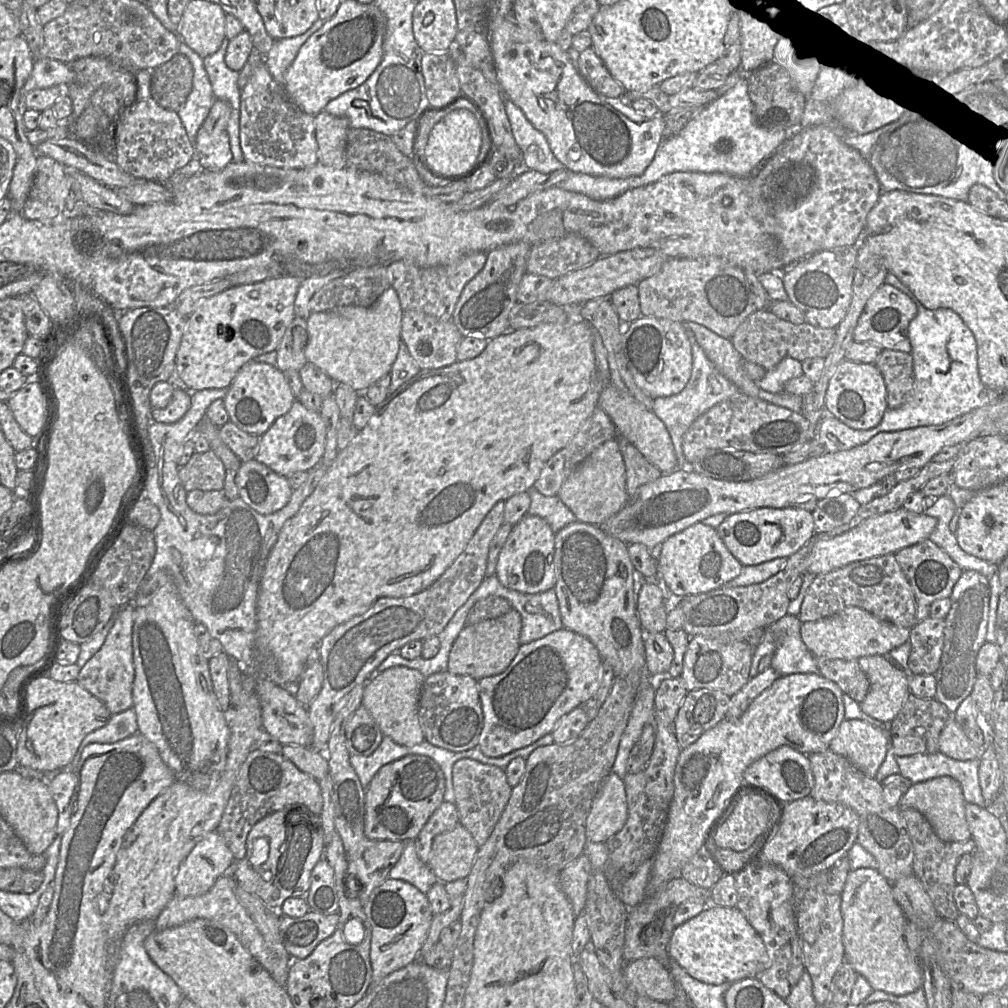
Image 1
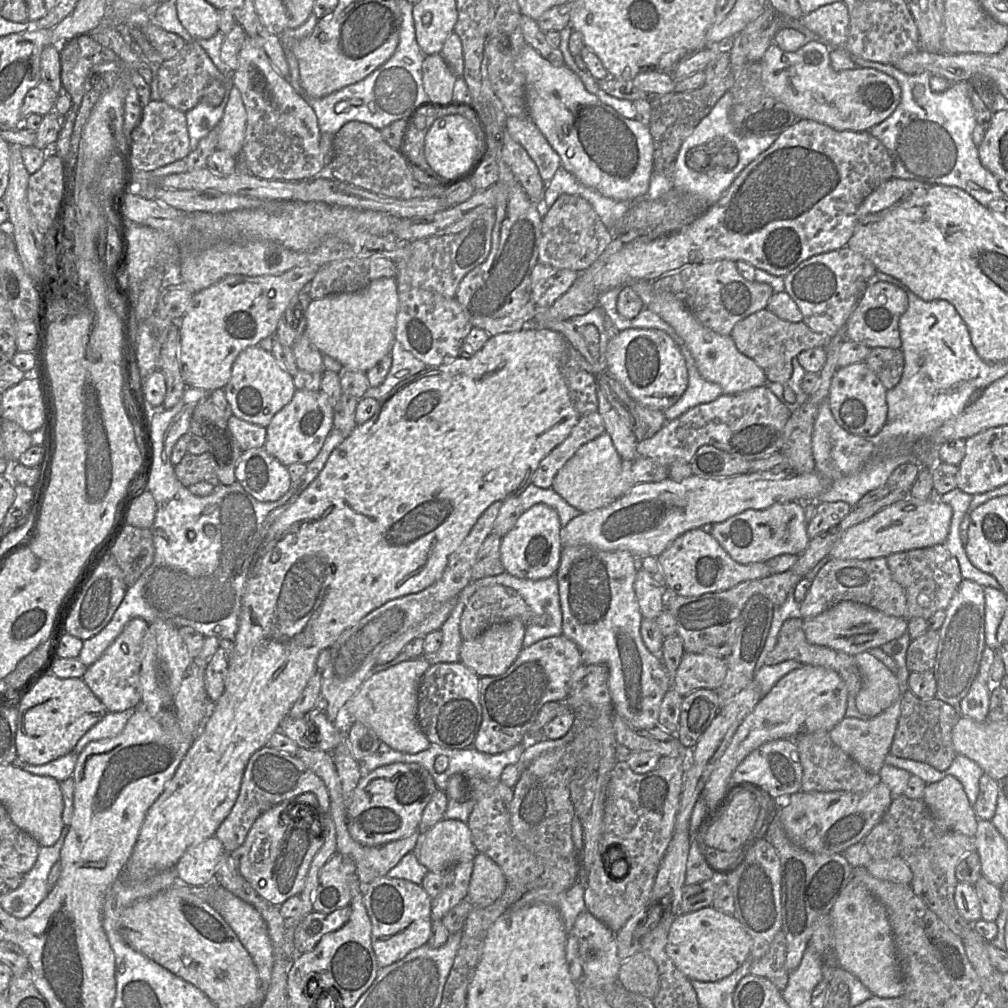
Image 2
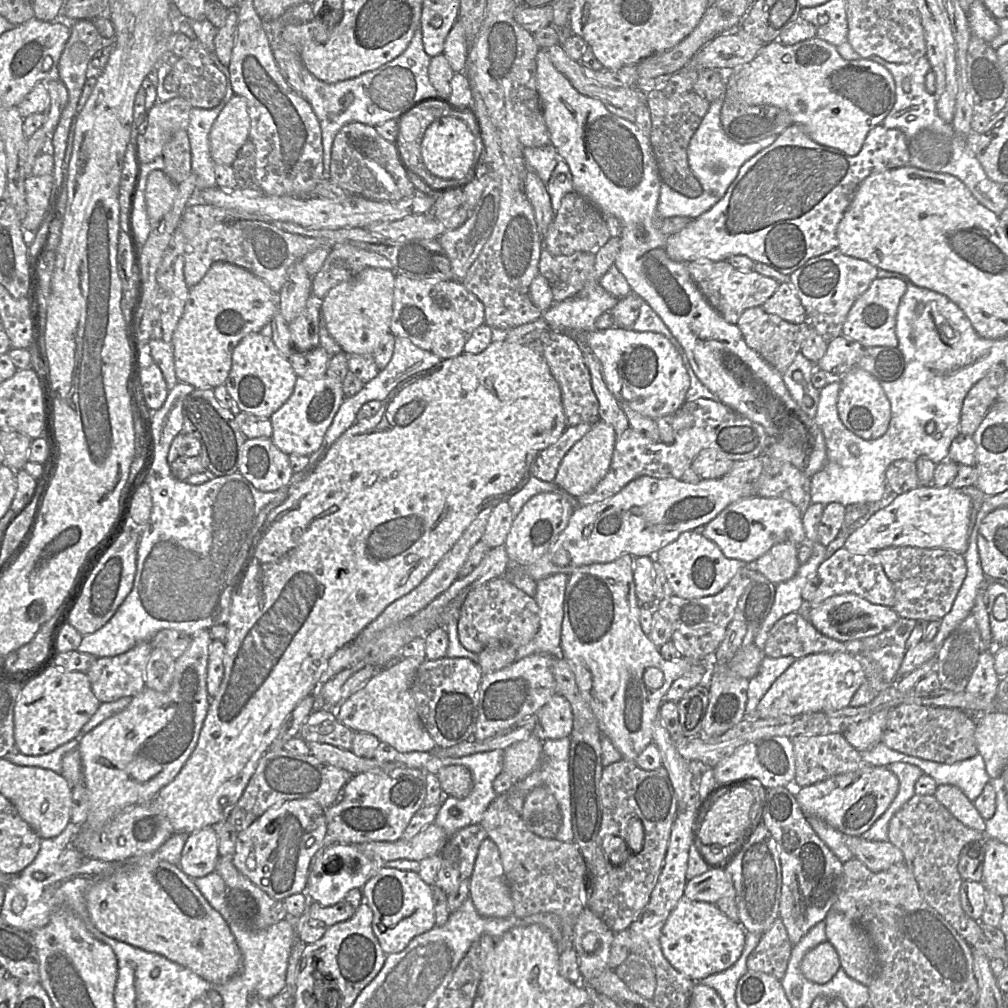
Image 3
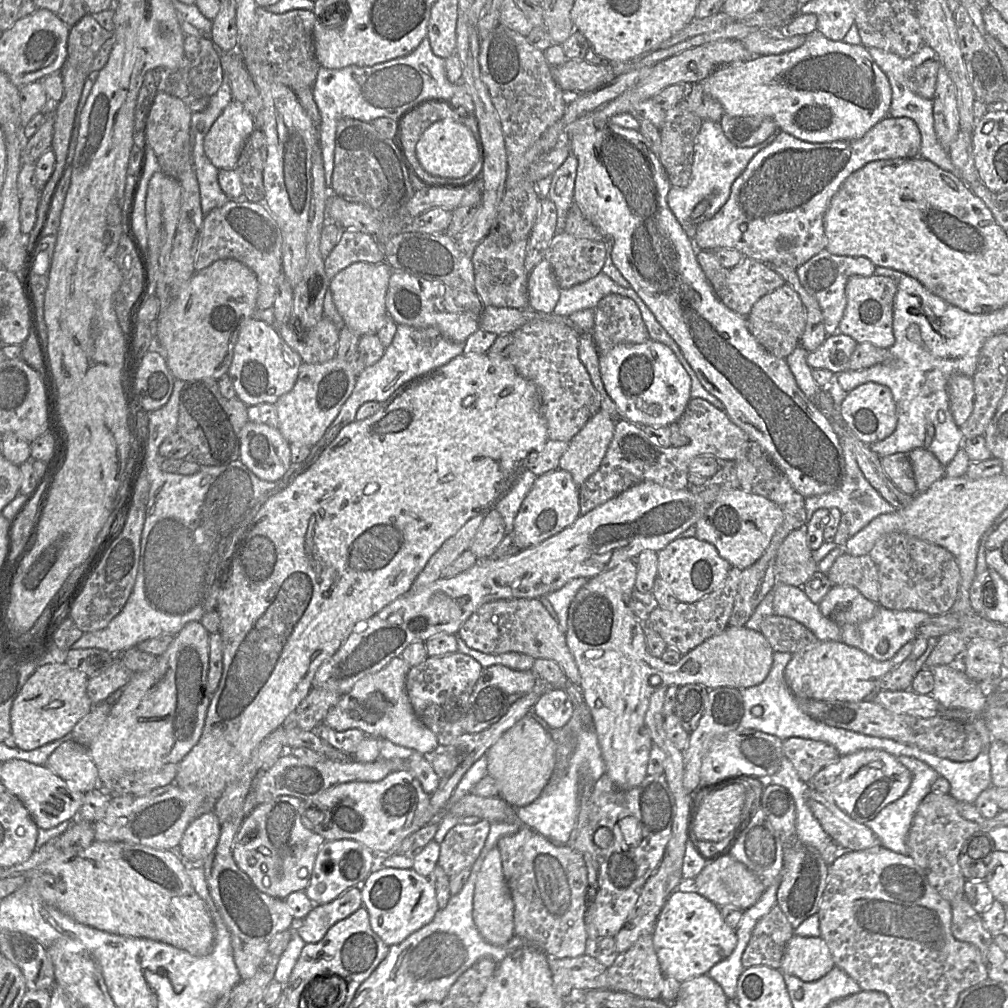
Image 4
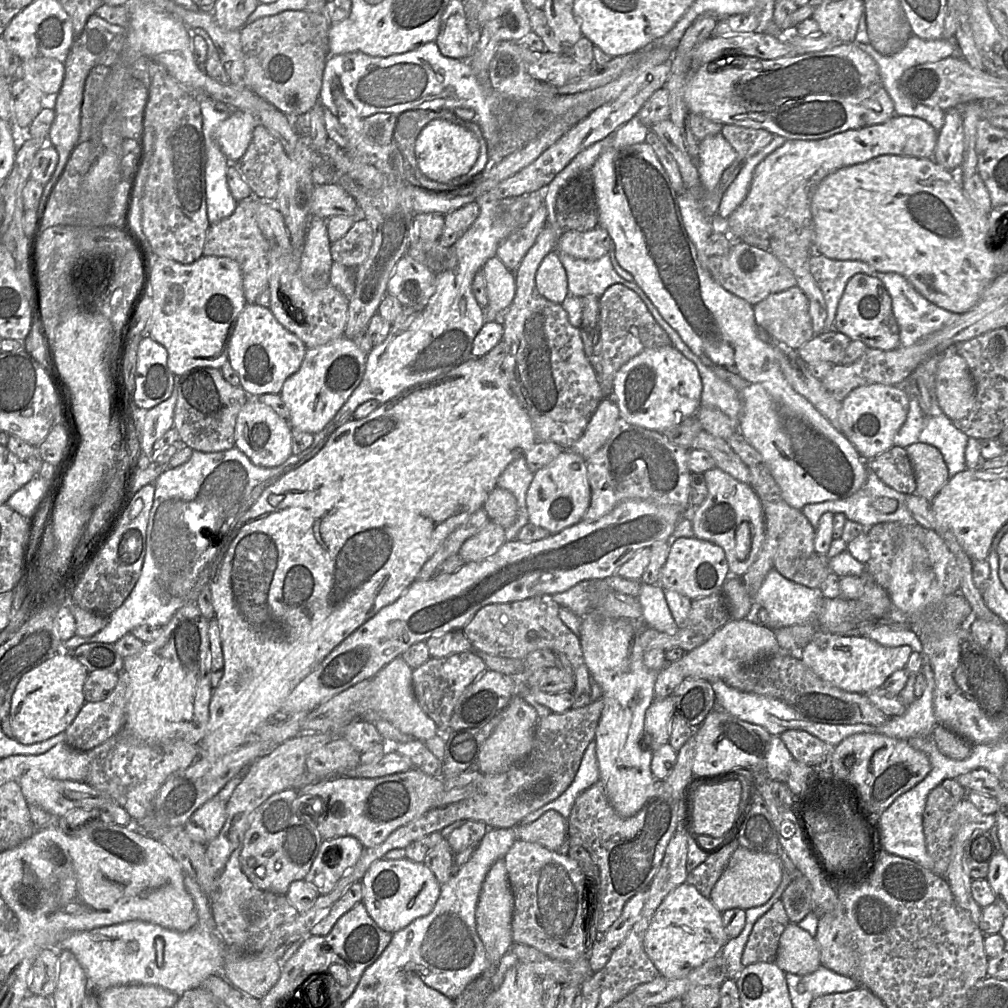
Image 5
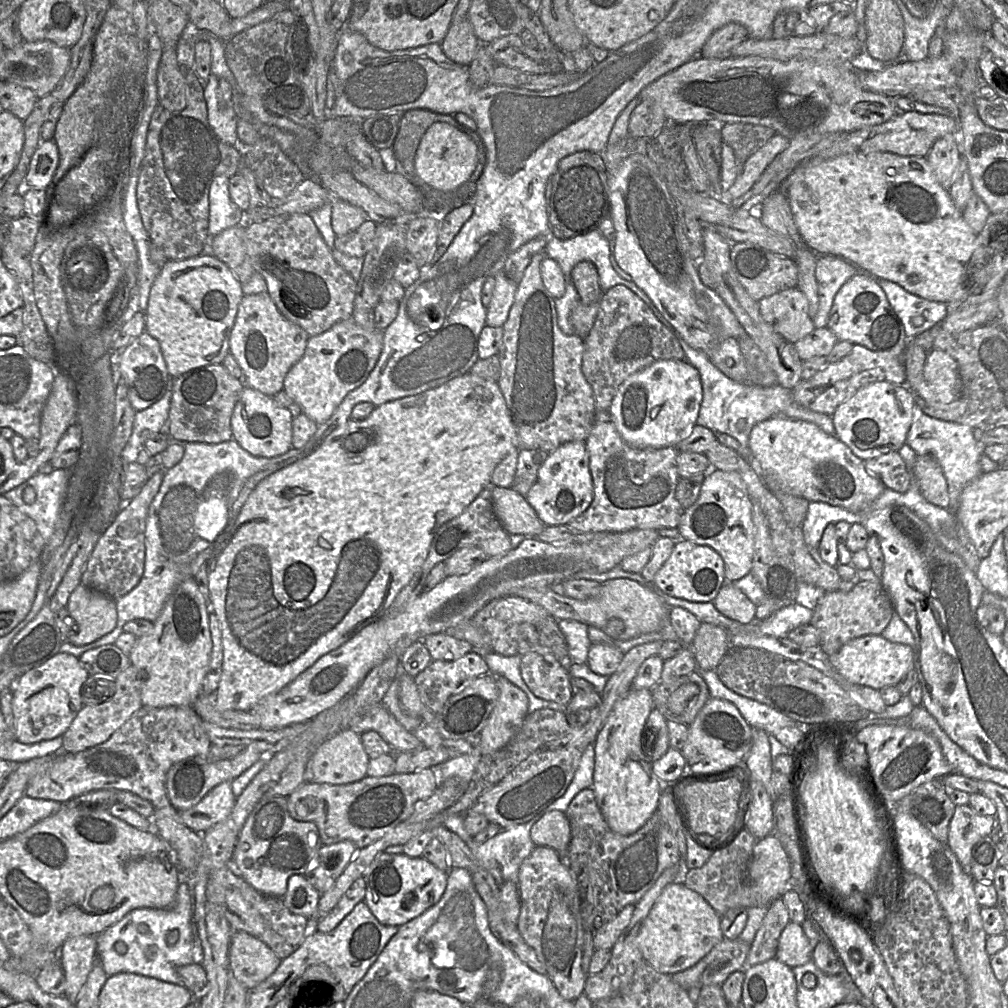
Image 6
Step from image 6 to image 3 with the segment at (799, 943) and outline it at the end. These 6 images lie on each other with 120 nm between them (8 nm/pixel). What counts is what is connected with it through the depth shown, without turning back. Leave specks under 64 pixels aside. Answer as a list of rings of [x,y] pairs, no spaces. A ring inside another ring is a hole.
[[[828,940],[810,950],[800,964],[803,976],[817,984],[829,982],[840,967],[838,953]]]

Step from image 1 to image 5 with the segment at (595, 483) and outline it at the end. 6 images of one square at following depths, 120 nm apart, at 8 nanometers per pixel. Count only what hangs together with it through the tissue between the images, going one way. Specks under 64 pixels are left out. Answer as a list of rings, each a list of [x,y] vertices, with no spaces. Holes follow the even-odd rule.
[[[603,398],[592,414],[583,435],[570,450],[585,460],[588,459],[608,440],[618,418],[619,410],[613,398]]]

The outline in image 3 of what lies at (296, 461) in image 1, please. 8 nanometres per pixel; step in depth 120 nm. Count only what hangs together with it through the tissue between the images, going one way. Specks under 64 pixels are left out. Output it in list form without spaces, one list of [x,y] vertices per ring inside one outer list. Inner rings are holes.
[[[327,376],[313,380],[298,377],[292,395],[270,417],[272,442],[287,455],[310,456],[322,444],[344,398],[342,383]]]

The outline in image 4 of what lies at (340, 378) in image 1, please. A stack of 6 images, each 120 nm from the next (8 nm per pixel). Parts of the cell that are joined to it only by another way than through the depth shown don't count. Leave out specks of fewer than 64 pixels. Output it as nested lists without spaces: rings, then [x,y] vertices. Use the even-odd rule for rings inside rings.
[[[356,262],[341,270],[330,280],[329,290],[345,326],[359,336],[376,334],[387,316],[386,294],[393,270],[386,262]]]

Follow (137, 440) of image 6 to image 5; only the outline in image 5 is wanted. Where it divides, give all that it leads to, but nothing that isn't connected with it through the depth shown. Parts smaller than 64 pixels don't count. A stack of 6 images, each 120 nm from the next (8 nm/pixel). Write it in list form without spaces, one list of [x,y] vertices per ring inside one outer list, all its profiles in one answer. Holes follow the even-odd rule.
[[[174,376],[172,393],[168,399],[143,414],[140,433],[140,449],[153,461],[153,445],[173,427],[174,408],[178,396],[180,377]]]

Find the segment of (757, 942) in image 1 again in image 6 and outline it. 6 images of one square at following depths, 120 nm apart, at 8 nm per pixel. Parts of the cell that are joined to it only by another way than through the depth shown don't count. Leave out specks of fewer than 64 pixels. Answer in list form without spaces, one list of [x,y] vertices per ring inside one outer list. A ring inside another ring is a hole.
[[[675,881],[663,889],[644,920],[637,947],[657,972],[672,976],[697,964],[724,939],[720,921],[721,916],[701,895]]]

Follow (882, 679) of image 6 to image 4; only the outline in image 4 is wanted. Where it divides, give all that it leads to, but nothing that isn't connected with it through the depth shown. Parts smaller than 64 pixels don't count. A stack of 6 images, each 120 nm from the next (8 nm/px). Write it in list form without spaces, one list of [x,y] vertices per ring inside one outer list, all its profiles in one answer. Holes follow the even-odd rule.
[[[818,641],[793,654],[784,671],[785,681],[797,698],[858,702],[866,698],[880,679],[899,666],[912,652],[913,642],[905,644],[891,659],[878,661],[843,641]]]

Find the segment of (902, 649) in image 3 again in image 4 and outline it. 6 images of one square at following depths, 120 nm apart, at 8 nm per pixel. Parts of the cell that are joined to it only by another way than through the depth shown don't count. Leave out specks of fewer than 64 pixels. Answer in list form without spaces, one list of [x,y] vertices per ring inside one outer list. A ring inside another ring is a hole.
[[[878,604],[874,616],[869,620],[840,627],[842,641],[866,652],[878,661],[886,661],[891,659],[905,644],[917,639],[917,628],[931,617],[933,616],[922,611],[890,610]]]

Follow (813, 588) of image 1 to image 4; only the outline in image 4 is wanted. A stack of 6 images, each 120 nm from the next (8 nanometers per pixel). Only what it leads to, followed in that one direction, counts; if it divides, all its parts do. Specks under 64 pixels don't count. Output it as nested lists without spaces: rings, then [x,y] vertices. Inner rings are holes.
[[[869,554],[853,556],[840,555],[826,574],[832,586],[852,586],[865,598],[879,602],[878,569]]]

